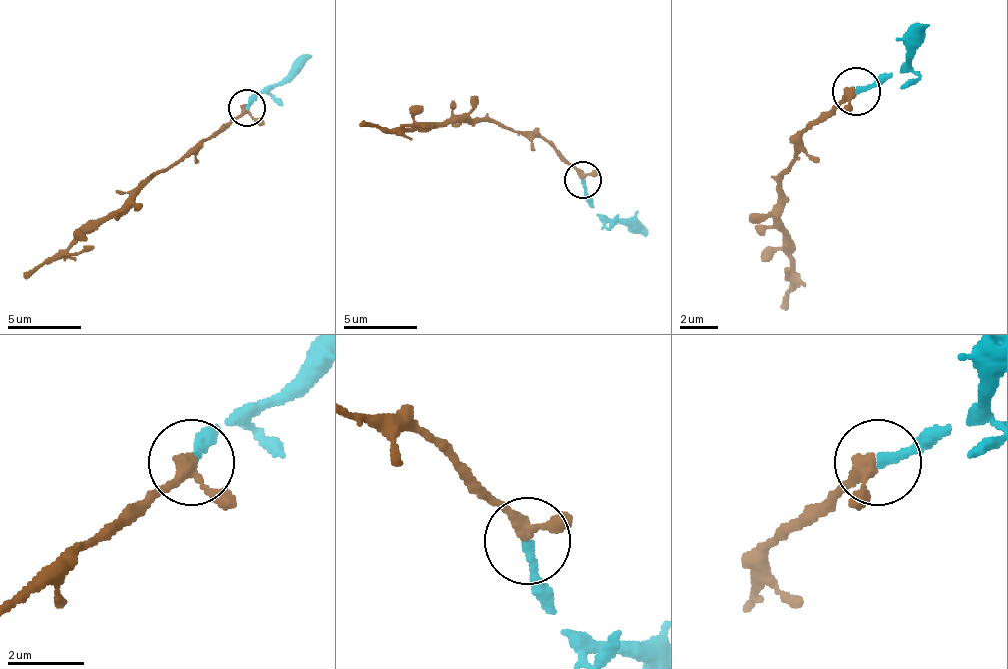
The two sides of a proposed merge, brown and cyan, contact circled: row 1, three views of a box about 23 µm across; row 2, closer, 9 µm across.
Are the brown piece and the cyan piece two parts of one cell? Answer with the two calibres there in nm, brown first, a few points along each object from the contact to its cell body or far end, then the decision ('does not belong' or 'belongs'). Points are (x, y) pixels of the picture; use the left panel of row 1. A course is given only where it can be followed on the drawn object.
280 nm thick on the brown side, 240 nm on the other; brown runs (246, 107), (209, 140), (47, 258), (24, 280); cyan runs (246, 107), (261, 92), (283, 84), (312, 55); belongs

